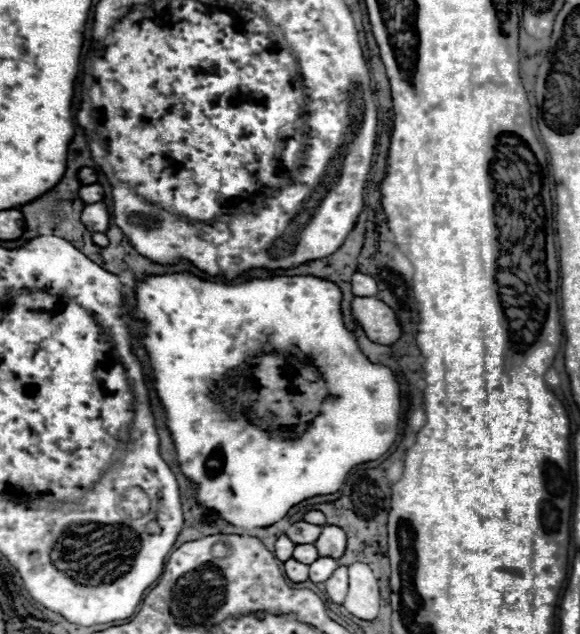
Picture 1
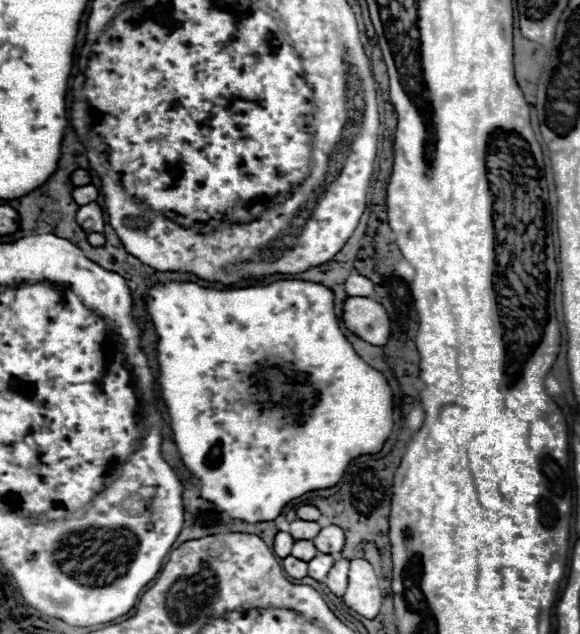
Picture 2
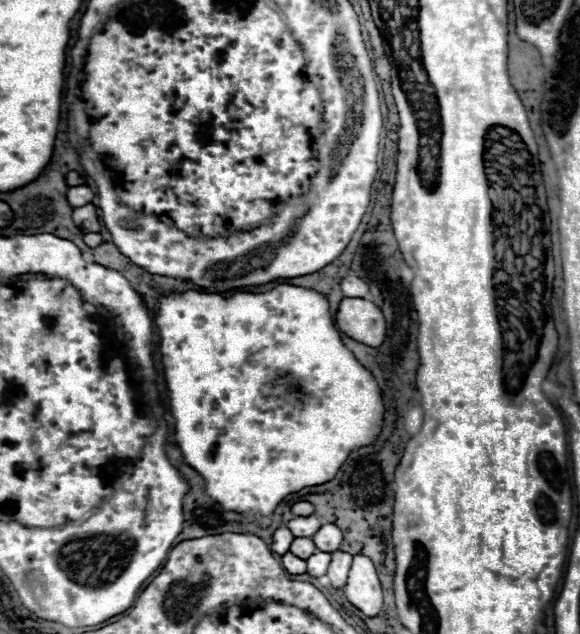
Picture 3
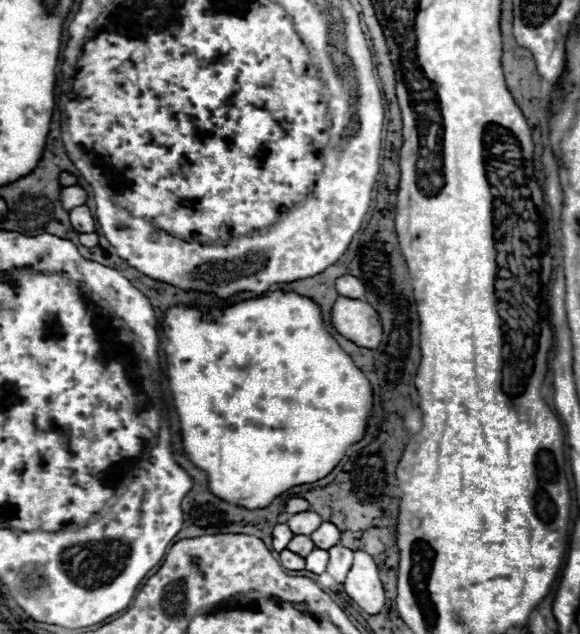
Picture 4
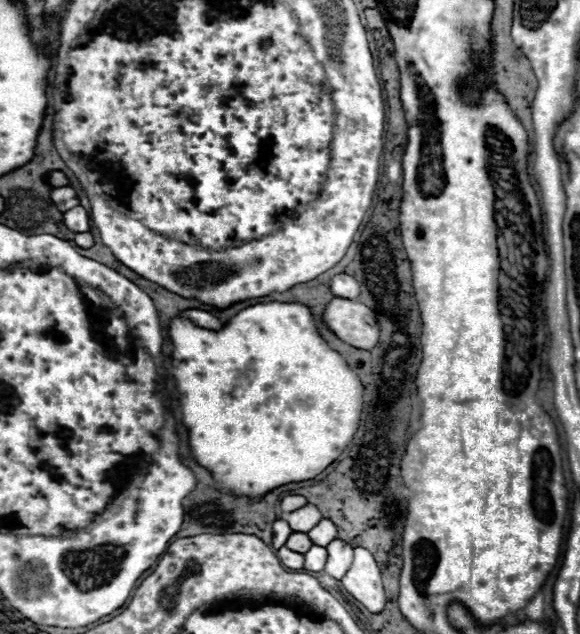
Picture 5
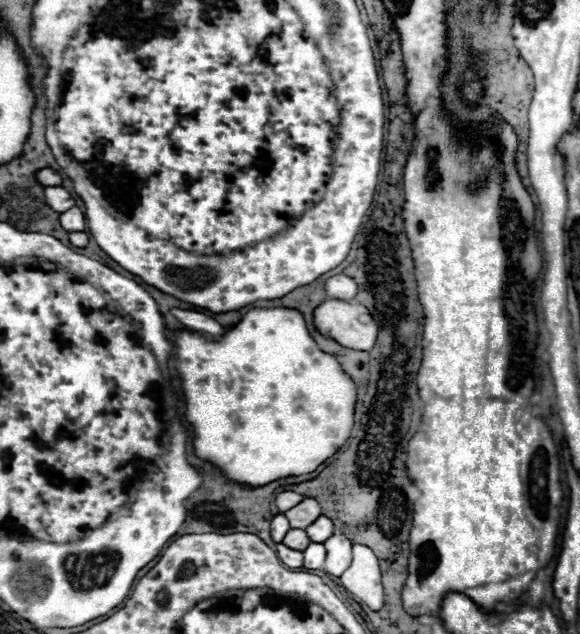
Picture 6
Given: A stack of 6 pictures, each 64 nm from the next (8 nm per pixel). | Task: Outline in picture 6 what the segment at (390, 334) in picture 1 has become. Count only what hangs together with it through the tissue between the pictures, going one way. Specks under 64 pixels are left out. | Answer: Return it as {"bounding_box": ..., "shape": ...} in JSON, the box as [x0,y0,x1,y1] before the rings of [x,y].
{"bounding_box":[312,300,378,350],"shape":[[[326,300],[314,310],[312,322],[320,334],[346,348],[370,350],[376,342],[378,328],[368,310],[360,304]]]}

